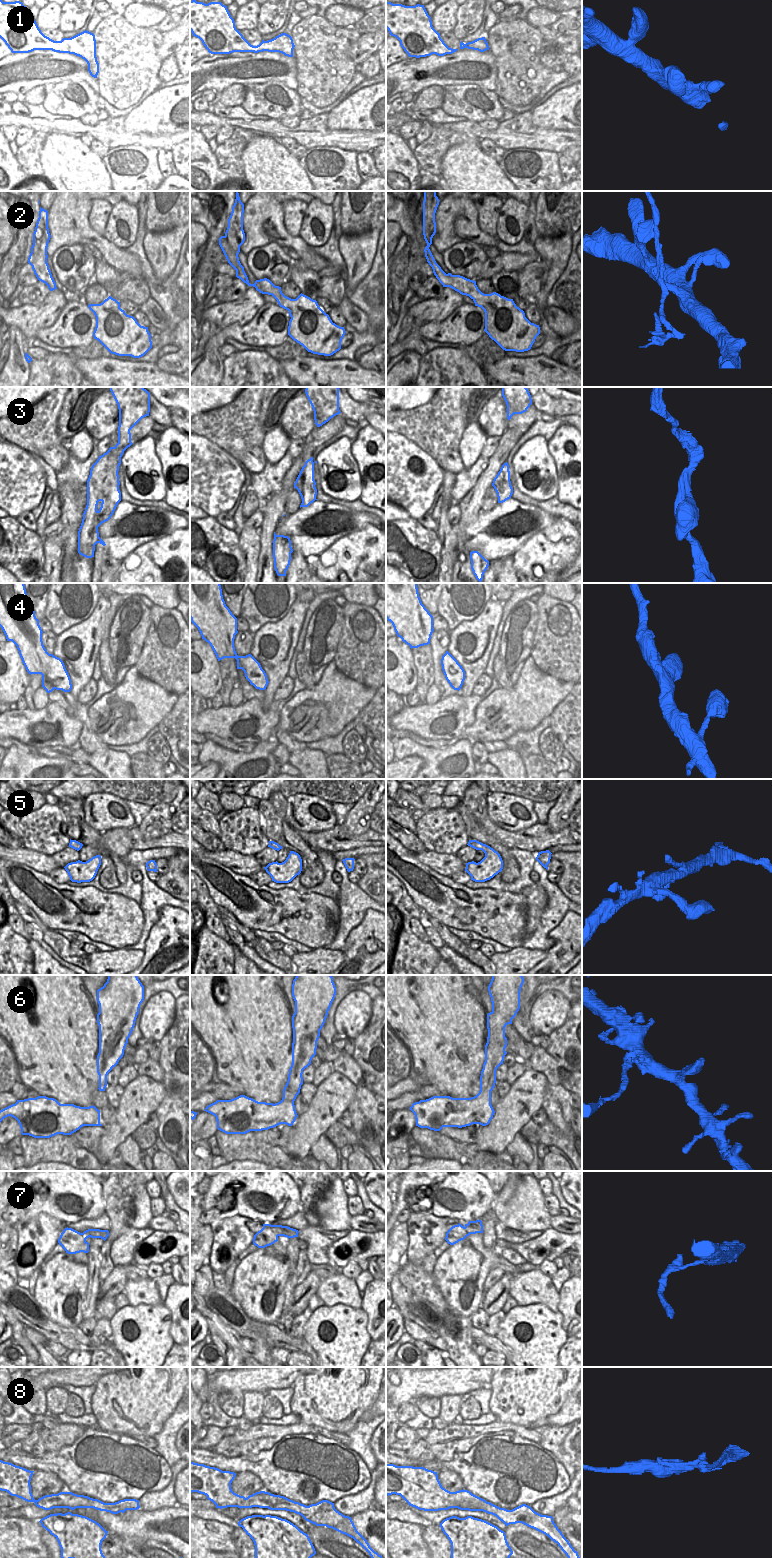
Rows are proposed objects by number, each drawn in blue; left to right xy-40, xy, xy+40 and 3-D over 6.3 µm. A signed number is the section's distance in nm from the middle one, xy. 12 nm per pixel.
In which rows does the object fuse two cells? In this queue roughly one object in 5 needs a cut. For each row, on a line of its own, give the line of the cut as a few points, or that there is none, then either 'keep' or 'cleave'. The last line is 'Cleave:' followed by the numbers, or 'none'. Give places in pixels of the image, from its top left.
1: no cut; keep
2: cut in xy+40 along (473, 281), (469, 296); cleave
3: no cut; keep
4: no cut; keep
5: no cut; keep
6: no cut; keep
7: cut in xy along (270, 1224), (269, 1228), (277, 1236); cleave
8: no cut; keep
Cleave: 2, 7

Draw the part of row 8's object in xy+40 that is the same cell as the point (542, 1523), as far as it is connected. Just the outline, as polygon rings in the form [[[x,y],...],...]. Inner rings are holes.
[[[386,1464],[386,1495],[400,1495],[409,1506],[424,1511],[460,1510],[483,1511],[496,1516],[506,1526],[522,1523],[558,1544],[568,1558],[580,1558],[553,1521],[522,1504],[512,1510],[500,1508],[468,1490],[450,1492],[442,1487],[437,1472],[424,1467]]]

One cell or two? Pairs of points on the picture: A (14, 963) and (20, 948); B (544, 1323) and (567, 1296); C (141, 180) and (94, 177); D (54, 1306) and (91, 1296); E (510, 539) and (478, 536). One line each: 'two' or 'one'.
A: one
B: two
C: two
D: two
E: one

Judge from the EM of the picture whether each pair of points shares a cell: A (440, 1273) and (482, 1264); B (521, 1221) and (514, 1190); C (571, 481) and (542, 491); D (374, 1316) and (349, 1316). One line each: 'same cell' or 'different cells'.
A: same cell
B: same cell
C: different cells
D: different cells

